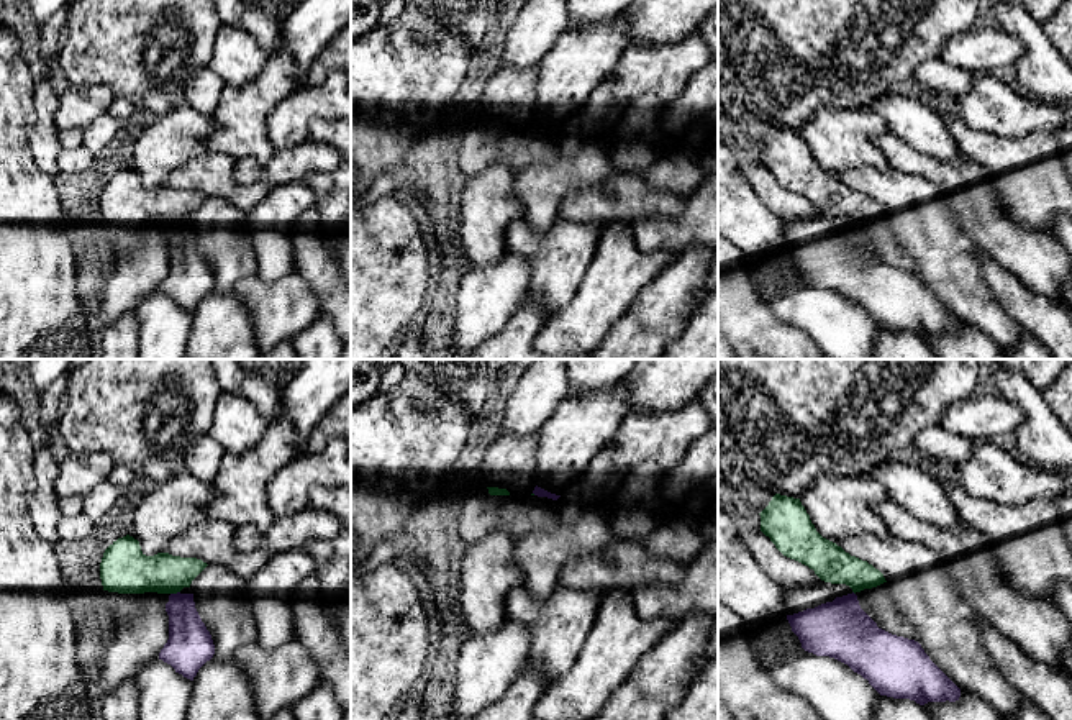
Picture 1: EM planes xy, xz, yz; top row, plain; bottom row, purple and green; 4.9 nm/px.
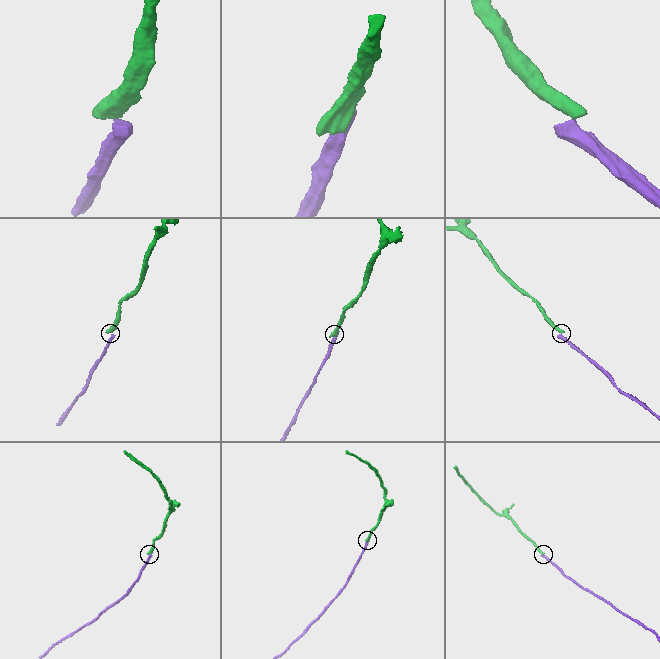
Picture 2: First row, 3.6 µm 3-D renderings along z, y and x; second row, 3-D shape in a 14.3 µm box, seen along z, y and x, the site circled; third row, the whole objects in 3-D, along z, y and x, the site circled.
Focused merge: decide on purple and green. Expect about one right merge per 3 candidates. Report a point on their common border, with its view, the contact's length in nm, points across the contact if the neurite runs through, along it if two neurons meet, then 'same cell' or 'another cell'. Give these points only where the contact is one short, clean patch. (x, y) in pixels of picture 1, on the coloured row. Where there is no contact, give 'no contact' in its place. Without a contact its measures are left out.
xy (174, 594) | 50 nm | along xy (179, 591), (171, 594) | another cell

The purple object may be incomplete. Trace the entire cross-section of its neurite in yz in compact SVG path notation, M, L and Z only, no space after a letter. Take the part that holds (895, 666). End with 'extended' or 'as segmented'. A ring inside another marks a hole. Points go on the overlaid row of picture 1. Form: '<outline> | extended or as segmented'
M820 581L785 587L787 620L802 648L847 664L880 694L928 702L956 702L961 689L915 640L892 635L861 608L846 584Z | extended

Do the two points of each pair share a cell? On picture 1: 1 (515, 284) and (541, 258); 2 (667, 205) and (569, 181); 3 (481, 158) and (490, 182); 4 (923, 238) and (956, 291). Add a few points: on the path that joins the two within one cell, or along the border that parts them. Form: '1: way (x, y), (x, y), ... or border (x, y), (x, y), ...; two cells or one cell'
1: border (505, 255), (522, 258), (528, 266), (526, 300); two cells
2: border (613, 169), (604, 179), (569, 192), (558, 207); two cells
3: border (513, 171), (504, 164), (492, 164), (467, 177); two cells
4: way (936, 251), (948, 263), (954, 277); one cell

